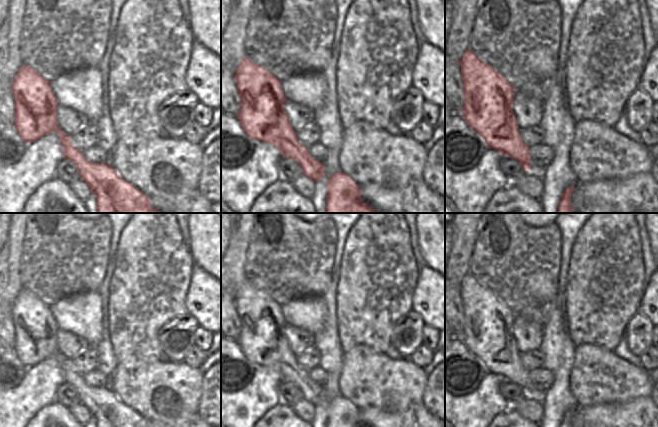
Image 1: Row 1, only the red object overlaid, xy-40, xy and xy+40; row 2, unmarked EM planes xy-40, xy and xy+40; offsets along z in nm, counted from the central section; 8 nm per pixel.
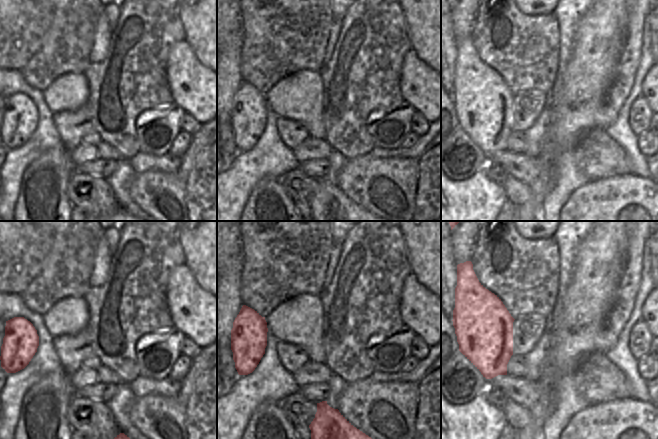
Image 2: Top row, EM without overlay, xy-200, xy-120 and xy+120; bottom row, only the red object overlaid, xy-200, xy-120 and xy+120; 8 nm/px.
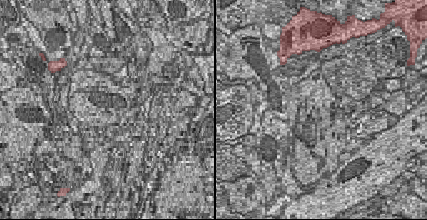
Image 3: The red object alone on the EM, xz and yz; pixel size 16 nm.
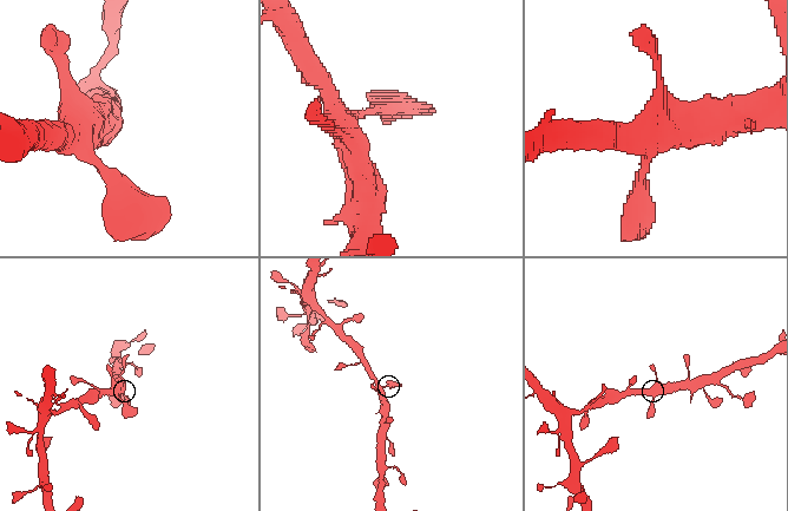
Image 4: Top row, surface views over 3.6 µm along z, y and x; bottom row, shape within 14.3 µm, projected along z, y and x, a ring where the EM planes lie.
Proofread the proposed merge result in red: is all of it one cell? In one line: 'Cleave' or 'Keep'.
Keep.

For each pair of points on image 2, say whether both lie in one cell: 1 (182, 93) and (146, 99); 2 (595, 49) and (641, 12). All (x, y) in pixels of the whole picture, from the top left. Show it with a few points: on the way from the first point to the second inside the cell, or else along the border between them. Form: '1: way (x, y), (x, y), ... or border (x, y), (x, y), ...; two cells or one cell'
1: border (166, 72), (166, 81), (173, 102); two cells
2: border (629, 10), (626, 16), (625, 43), (622, 47); two cells

